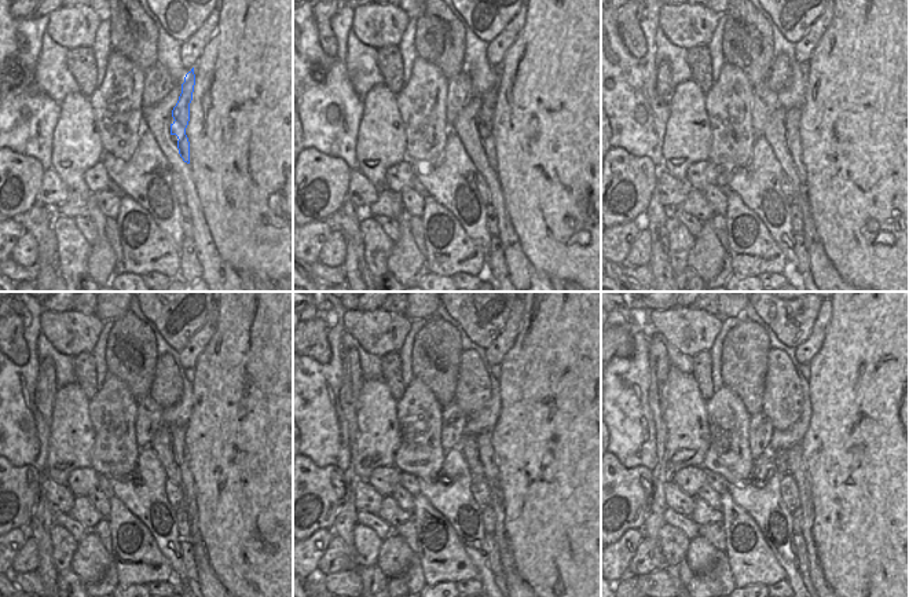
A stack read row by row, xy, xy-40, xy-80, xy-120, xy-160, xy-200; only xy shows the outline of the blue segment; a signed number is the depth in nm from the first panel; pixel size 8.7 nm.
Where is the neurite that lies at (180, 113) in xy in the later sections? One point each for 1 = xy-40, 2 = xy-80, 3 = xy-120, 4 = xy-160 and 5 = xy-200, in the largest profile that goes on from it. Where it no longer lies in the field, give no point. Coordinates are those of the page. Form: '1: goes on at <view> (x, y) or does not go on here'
1: goes on at xy-40 (488, 102)
2: goes on at xy-80 (792, 114)
3: goes on at xy-120 (179, 447)
4: goes on at xy-160 (487, 456)
5: goes on at xy-200 (796, 468)

